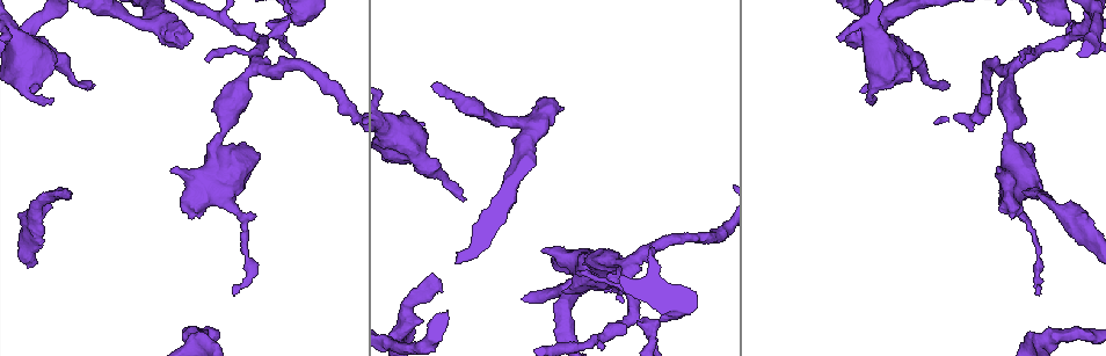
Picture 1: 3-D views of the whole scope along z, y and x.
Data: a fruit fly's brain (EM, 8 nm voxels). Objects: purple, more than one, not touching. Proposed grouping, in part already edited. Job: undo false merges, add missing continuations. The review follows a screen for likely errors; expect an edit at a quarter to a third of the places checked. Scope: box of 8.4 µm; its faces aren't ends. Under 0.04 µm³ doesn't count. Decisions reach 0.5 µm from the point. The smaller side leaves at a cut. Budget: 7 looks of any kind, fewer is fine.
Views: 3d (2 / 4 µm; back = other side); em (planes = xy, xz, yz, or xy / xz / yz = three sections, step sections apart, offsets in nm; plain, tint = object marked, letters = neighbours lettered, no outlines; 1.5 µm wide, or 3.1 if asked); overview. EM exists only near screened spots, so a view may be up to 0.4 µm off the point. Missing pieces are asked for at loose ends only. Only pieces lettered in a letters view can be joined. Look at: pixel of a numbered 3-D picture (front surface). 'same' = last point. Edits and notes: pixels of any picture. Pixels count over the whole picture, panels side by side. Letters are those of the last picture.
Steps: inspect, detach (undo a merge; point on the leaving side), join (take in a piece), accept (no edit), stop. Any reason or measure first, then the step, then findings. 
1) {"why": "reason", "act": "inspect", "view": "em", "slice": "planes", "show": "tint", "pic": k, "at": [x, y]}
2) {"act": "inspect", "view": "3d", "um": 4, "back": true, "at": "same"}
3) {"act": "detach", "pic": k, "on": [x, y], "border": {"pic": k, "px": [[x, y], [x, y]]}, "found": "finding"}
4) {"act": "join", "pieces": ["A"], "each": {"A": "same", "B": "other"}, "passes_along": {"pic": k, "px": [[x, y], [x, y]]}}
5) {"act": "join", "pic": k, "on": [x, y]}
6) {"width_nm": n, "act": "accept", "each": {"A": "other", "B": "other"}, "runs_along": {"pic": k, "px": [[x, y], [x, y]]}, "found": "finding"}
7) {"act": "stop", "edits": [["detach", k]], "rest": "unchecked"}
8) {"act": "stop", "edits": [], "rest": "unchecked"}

{"act": "inspect", "view": "em", "slice": "yz", "step": 4, "show": "tint", "pic": 1, "at": [1021, 191]}

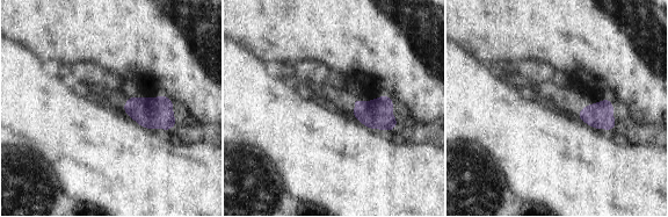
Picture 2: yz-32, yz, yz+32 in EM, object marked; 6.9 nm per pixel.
{"act": "inspect", "view": "em", "slice": "planes", "show": "letters", "at": "same"}

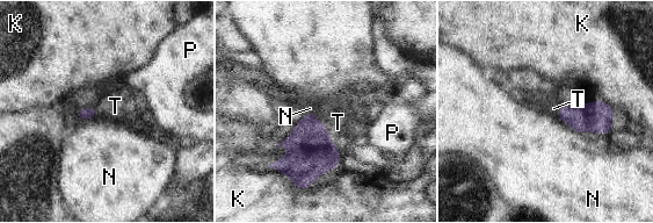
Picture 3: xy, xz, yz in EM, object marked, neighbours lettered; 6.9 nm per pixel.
{"act": "join", "pieces": ["T"], "each": {"K": "other", "N": "other", "P": "other", "T": "same"}, "passes_along": {"pic": 3, "px": [[311, 152], [325, 127], [338, 122]]}, "found": "the cell continues"}

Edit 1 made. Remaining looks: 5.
{"why": "redraw", "act": "inspect", "view": "overview"}

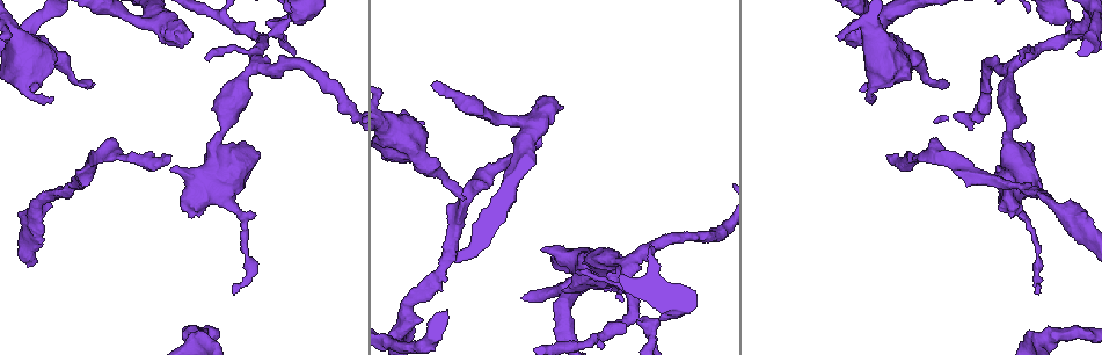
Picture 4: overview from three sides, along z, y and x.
{"why": "branch stops here", "act": "inspect", "view": "em", "slice": "planes", "show": "letters", "pic": 4, "at": [996, 172]}

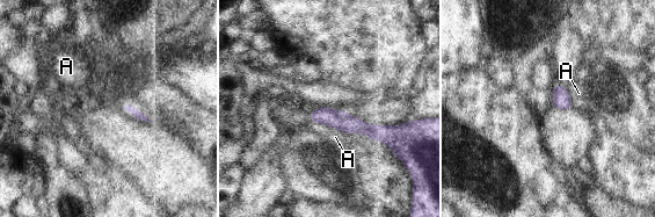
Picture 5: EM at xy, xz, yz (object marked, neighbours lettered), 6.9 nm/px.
{"act": "accept", "each": {"A": "other"}, "runs_along": {"pic": 5, "px": [[312, 117], [393, 132]]}, "found": "none of them fits"}

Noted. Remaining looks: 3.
{"why": "branch stops here", "act": "inspect", "view": "em", "um": 3.1, "slice": "planes", "show": "tint", "pic": 4, "at": [539, 140]}

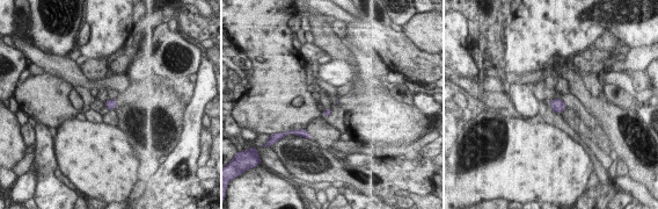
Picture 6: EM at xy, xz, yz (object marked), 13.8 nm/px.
{"act": "inspect", "view": "em", "um": 3.1, "slice": "planes", "show": "letters", "at": "same"}

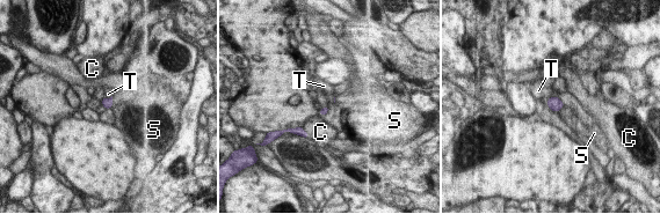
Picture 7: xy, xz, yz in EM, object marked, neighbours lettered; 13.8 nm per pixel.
{"act": "accept", "each": {"C": "other", "S": "other", "T": "other"}, "border": {"pic": 7, "px": [[564, 105], [555, 111]]}, "found": "no lettered piece goes on from it"}

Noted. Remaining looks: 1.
{"act": "stop", "edits": [["join", 3]], "rest": "unchecked"}

